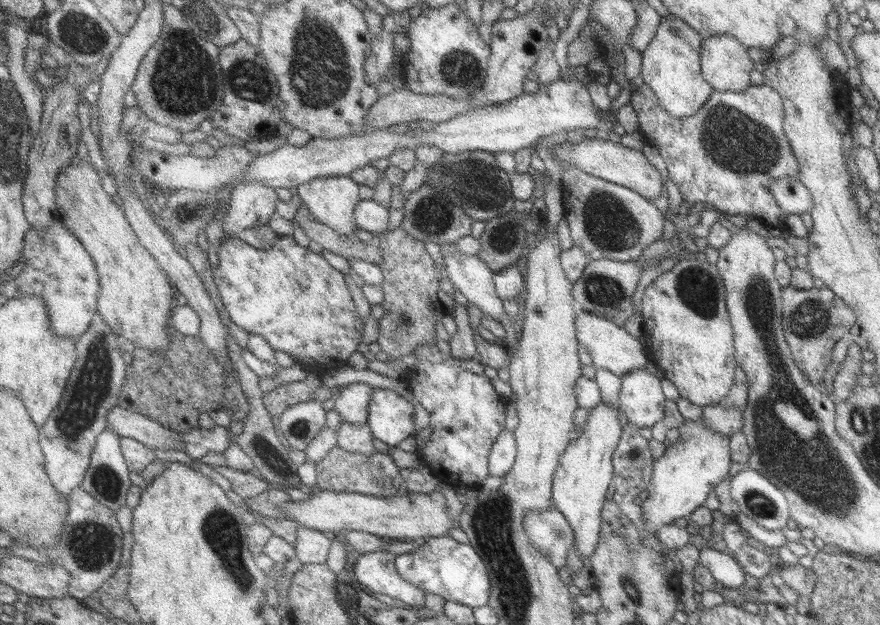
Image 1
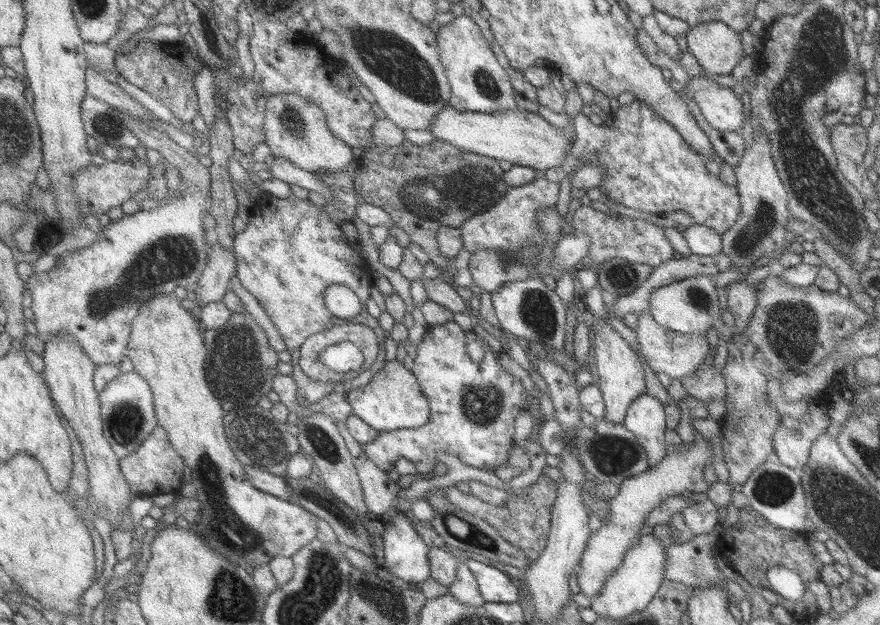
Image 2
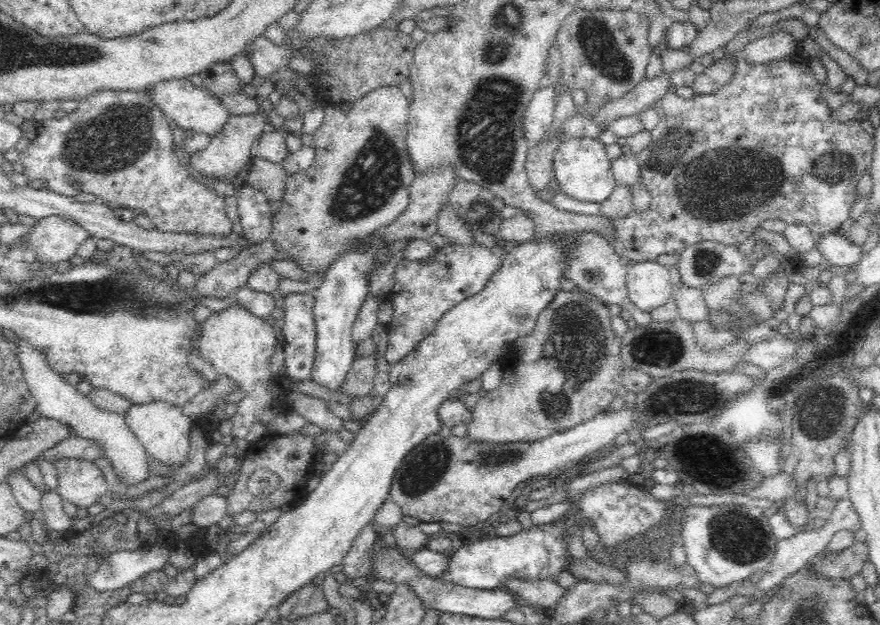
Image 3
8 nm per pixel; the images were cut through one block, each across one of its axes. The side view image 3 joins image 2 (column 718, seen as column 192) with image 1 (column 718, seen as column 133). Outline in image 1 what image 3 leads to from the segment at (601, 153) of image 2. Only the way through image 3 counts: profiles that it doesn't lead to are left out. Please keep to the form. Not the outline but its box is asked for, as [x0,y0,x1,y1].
[628,84,797,229]

